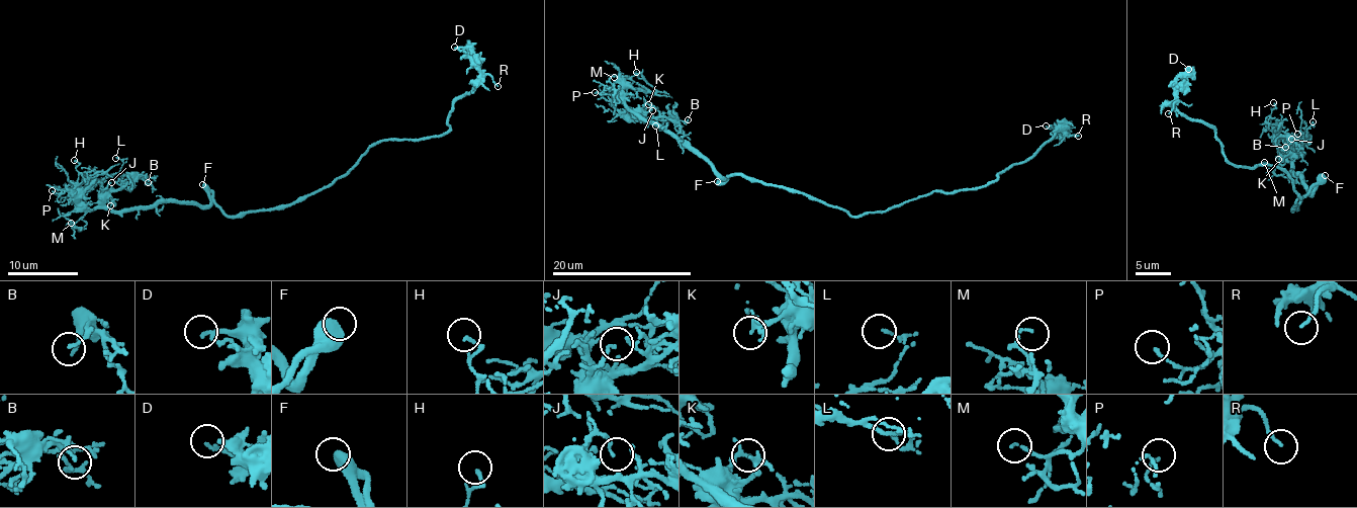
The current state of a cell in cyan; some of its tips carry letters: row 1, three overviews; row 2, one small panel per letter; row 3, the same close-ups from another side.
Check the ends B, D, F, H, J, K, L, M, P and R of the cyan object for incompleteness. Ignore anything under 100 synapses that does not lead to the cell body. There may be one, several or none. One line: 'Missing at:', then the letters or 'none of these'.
Missing at: F

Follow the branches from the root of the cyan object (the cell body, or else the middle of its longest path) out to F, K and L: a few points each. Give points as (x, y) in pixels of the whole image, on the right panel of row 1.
F: (1294, 204), (1290, 209), (1298, 206), (1325, 175)
K: (1294, 204), (1290, 209), (1298, 206), (1312, 191), (1309, 193), (1302, 176), (1291, 172), (1291, 155), (1278, 159)
L: (1294, 204), (1290, 209), (1312, 191), (1302, 176), (1291, 172), (1291, 153), (1306, 140), (1313, 121)

